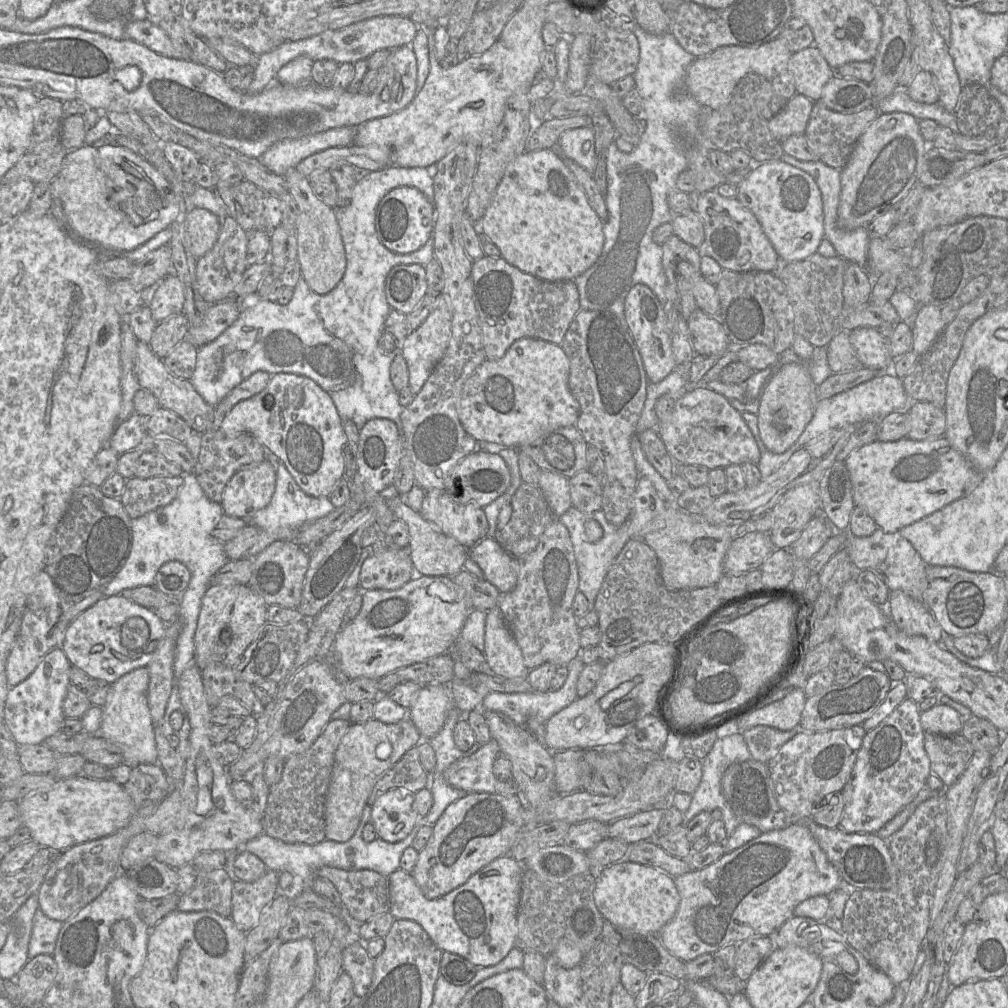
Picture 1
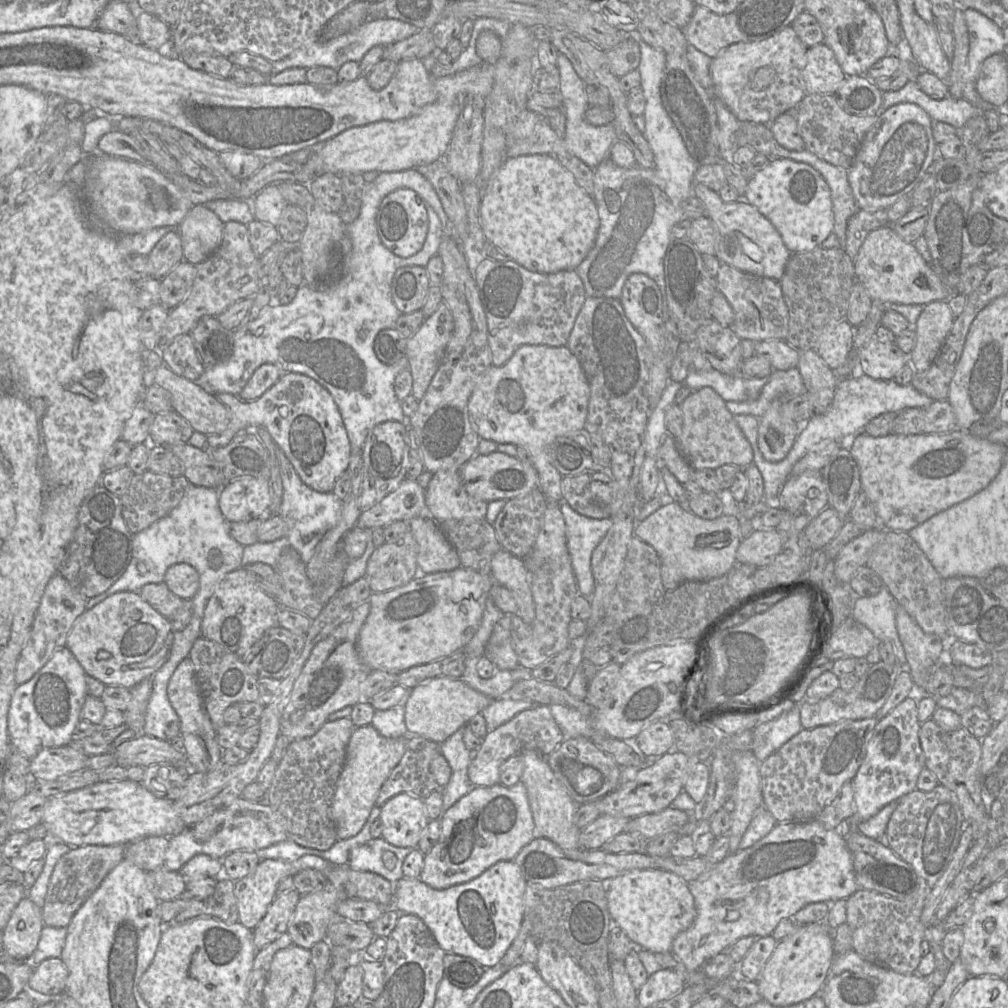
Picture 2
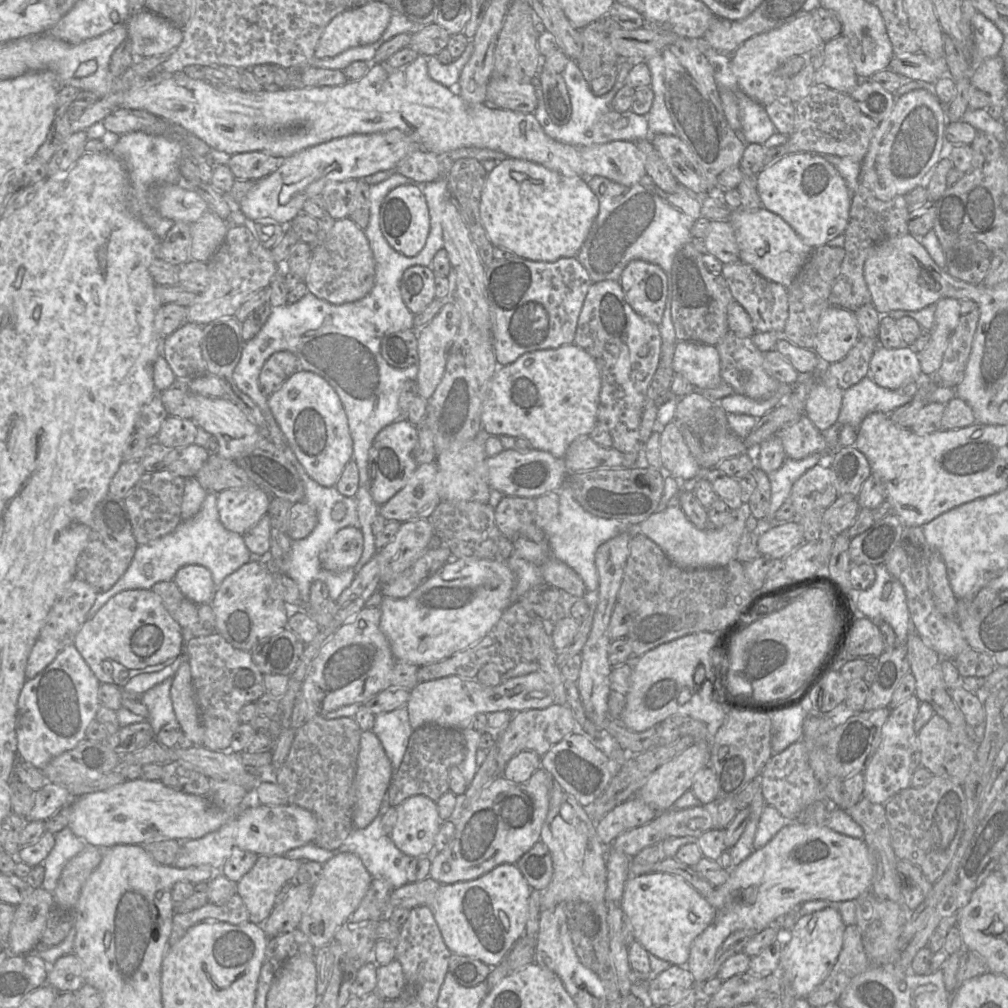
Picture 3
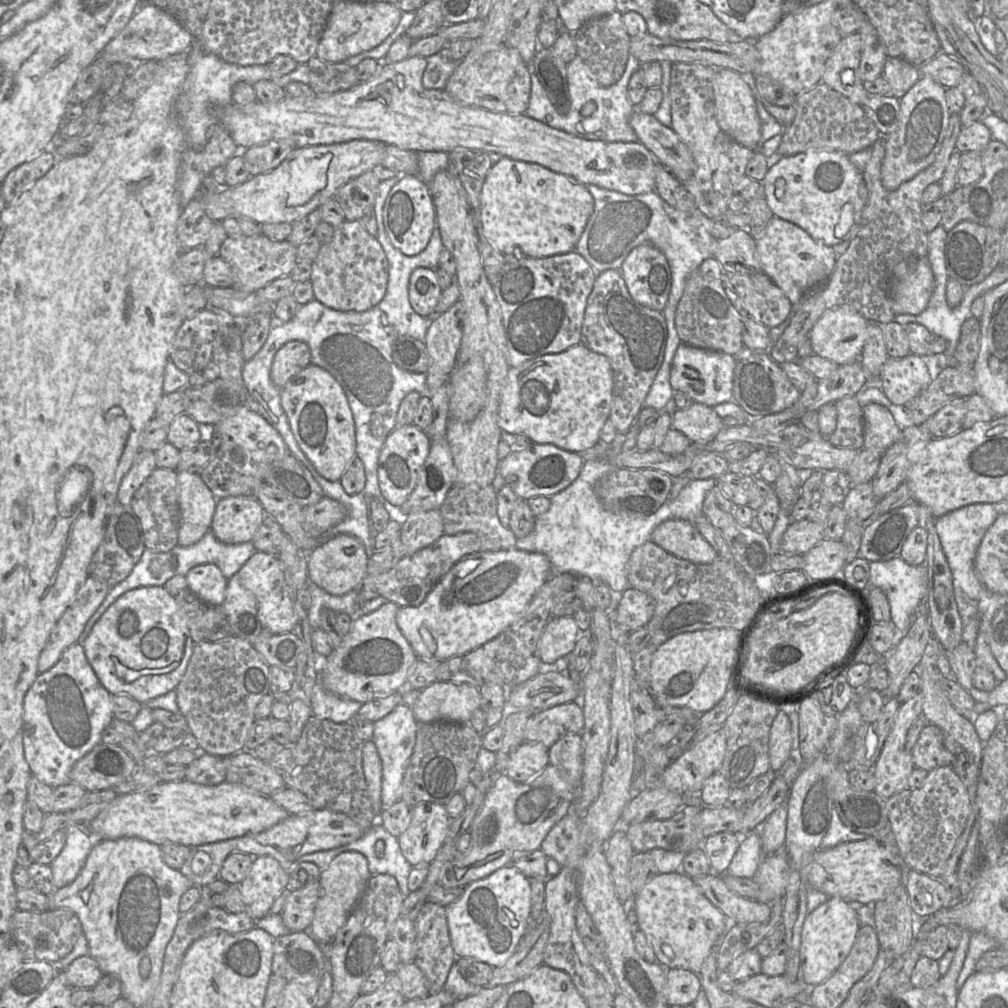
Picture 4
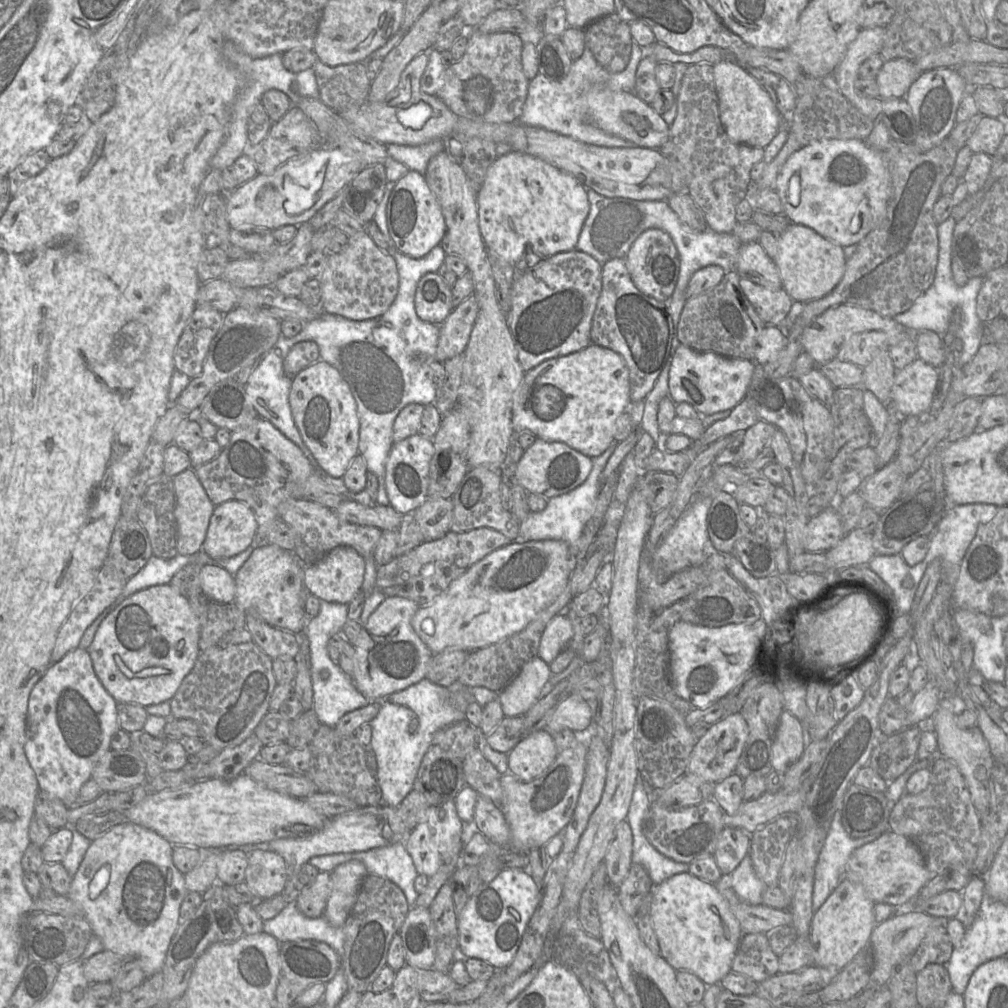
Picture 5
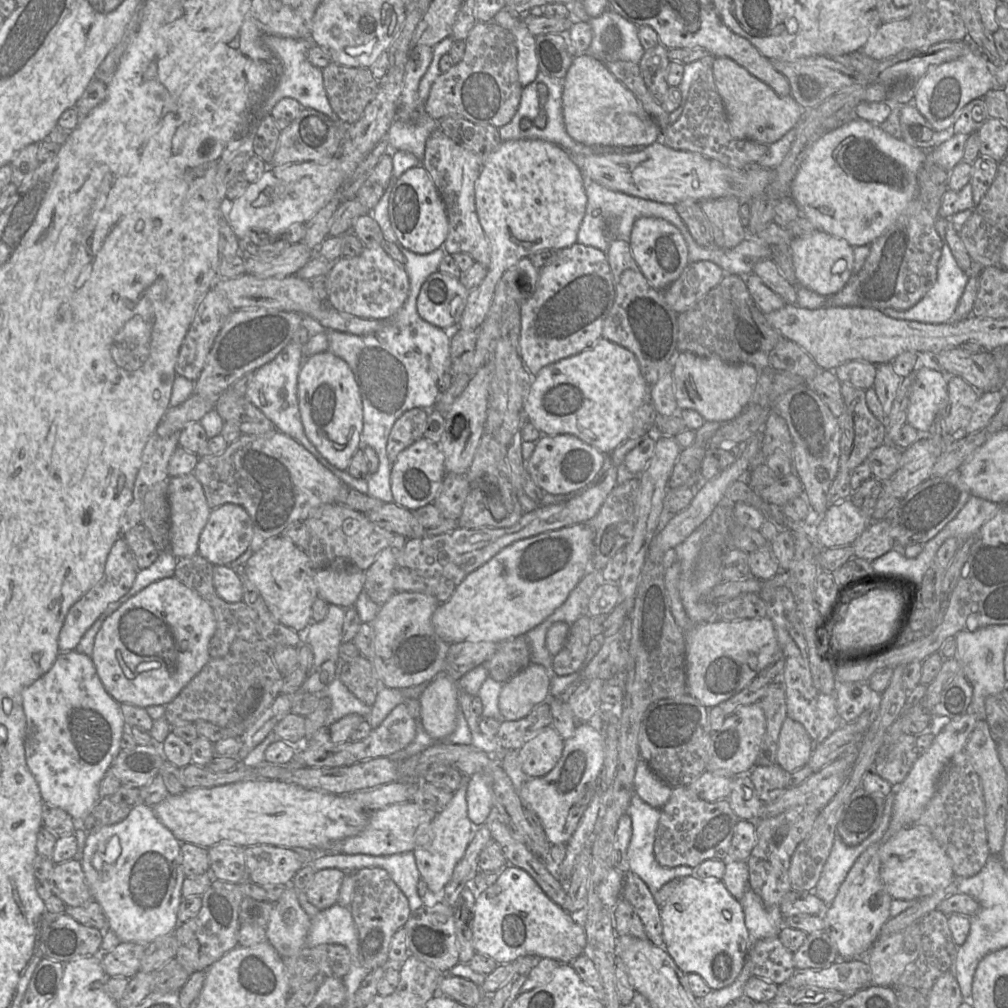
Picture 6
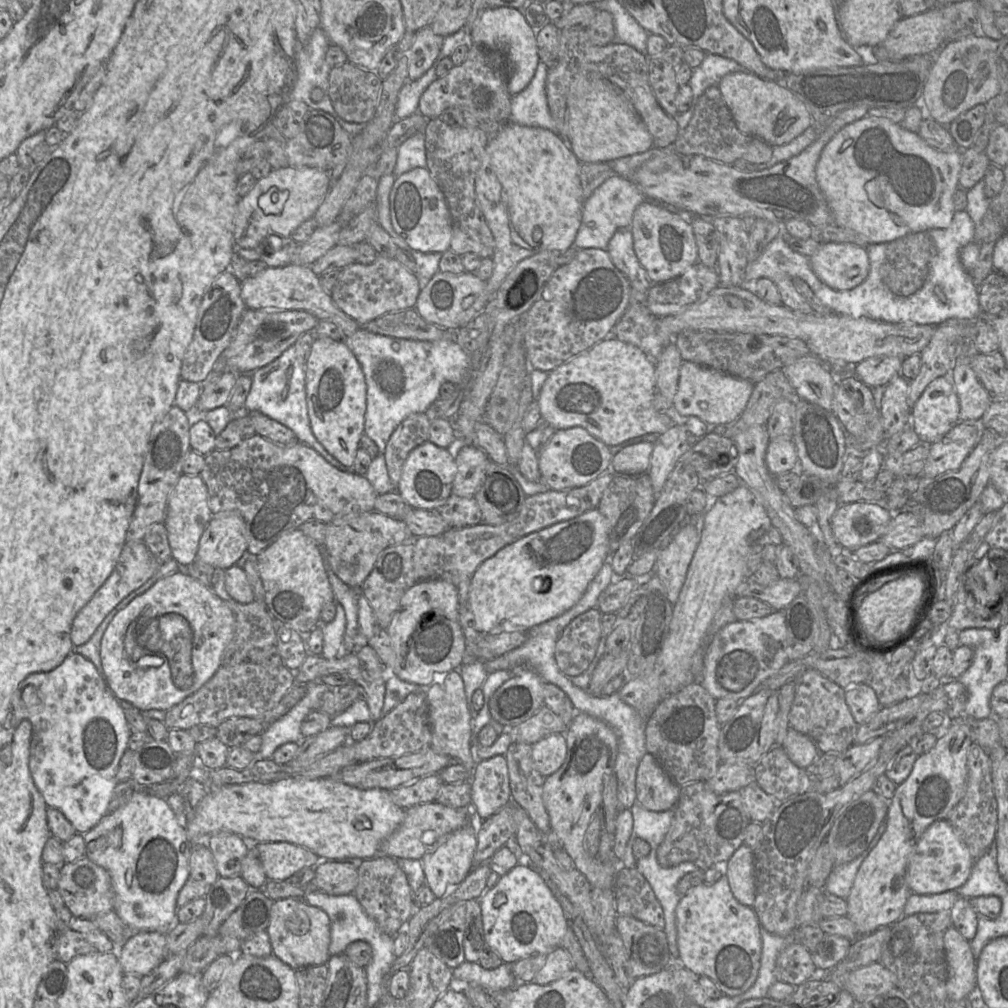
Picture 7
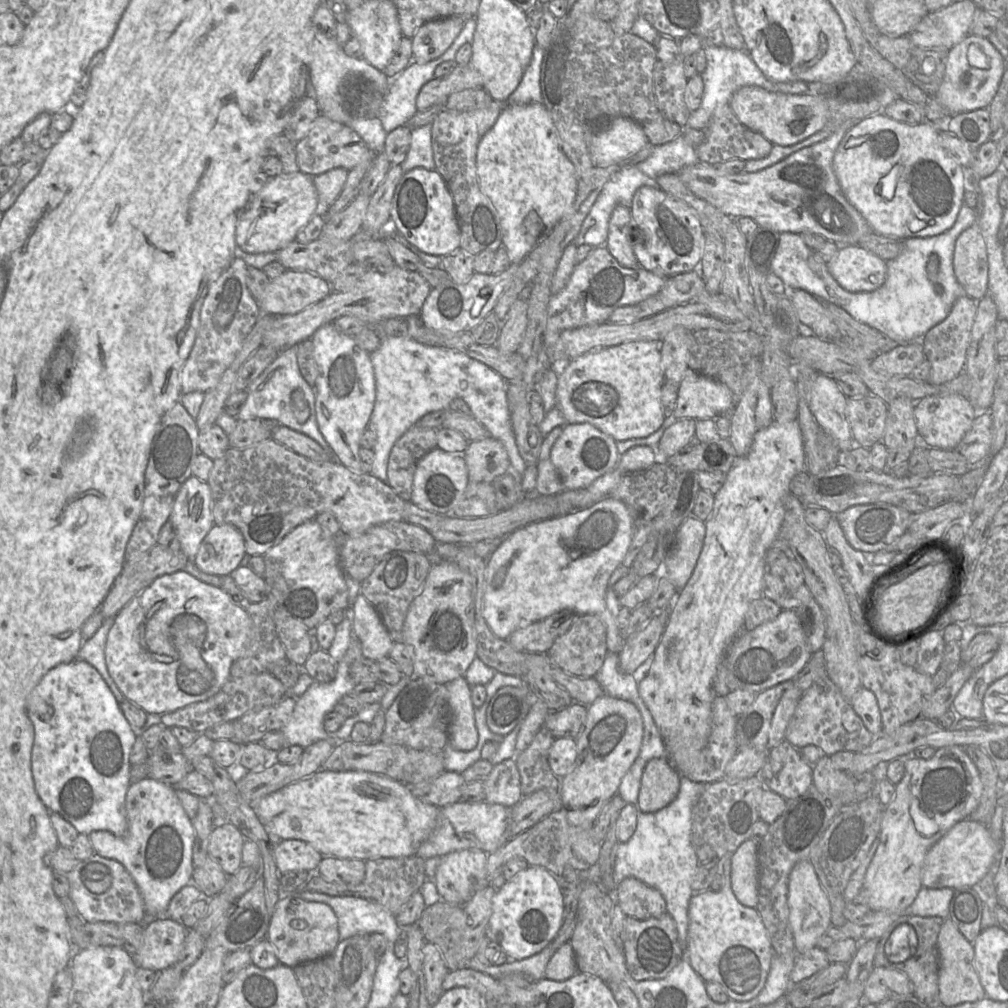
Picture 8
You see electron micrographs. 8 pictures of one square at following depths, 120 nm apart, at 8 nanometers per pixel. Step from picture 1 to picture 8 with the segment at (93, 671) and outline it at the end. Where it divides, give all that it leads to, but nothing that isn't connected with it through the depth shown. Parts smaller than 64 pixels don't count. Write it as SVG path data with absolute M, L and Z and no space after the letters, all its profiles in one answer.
M179 570L175 573L165 574L156 578L115 616L106 641L106 666L111 678L127 700L139 706L147 714L153 713L163 715L183 708L189 704L205 701L217 694L231 678L231 665L247 648L251 631L252 620L248 613L242 607L235 604L221 587L206 584L188 573L186 570Z

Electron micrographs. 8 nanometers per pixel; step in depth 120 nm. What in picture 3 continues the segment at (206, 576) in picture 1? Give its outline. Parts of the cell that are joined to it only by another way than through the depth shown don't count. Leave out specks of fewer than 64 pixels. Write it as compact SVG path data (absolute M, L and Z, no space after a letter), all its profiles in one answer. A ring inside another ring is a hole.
M207 493L202 506L193 517L182 520L175 530L147 544L137 546L132 562L126 572L108 591L98 593L87 613L87 620L114 595L130 589L151 589L156 583L174 579L177 570L186 565L201 565L210 570L218 589L223 580L252 560L252 553L245 545L243 536L227 530L220 521L217 510L217 494ZM145 564L152 565L152 574L145 576ZM173 677L165 679L142 694L148 709L146 721L151 725L155 735L168 723L176 721L176 715L170 696Z

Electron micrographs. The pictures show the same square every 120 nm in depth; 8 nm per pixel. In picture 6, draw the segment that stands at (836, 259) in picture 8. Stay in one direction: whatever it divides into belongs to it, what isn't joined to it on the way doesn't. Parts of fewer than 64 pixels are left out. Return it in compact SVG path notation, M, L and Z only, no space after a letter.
M815 231L807 236L794 237L789 248L798 285L822 296L829 297L839 292L854 273L854 247L842 238Z

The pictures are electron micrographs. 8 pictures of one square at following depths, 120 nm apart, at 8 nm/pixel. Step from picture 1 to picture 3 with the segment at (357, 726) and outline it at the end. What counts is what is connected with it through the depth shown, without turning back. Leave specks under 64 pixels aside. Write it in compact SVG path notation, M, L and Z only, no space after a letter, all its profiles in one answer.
M370 731L360 735L359 754L355 773L356 803L352 813L354 829L367 827L377 816L392 778L392 766L378 737Z

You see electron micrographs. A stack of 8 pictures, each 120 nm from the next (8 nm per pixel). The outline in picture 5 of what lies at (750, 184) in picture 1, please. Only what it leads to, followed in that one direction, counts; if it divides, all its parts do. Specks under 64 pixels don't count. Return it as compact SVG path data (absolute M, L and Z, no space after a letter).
M823 139L787 159L777 177L775 191L783 214L792 223L807 226L845 247L858 244L884 219L892 182L884 151L872 149L857 139Z

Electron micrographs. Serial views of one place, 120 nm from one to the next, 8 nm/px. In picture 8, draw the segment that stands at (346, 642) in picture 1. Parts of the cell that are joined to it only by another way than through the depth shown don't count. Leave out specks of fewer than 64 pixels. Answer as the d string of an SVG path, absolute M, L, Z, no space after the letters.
M605 497L584 509L527 524L504 537L486 559L485 567L483 617L493 634L506 640L519 628L570 609L579 615L597 615L605 626L607 650L619 654L625 638L617 626L616 616L607 605L608 581L622 563L634 529L627 506L619 500Z

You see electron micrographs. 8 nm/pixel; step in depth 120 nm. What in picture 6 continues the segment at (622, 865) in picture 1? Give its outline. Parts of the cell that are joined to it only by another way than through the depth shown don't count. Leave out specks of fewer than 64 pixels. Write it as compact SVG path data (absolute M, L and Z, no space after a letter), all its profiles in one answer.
M695 873L680 879L678 886L660 907L663 947L685 974L699 974L713 990L731 985L740 975L749 950L749 933L740 901L727 890L722 880L699 878Z

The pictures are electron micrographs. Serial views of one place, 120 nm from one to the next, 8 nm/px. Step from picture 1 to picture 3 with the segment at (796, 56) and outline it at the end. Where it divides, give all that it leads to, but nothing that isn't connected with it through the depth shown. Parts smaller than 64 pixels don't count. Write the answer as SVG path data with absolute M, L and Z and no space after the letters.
M839 35L827 41L823 63L814 73L814 84L850 95L860 81L849 55L846 38Z

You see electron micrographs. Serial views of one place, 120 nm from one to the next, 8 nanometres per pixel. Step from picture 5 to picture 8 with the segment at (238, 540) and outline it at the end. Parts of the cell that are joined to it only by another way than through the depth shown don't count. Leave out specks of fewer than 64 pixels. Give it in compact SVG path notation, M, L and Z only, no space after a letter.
M214 524L202 541L193 564L203 573L231 575L246 554L241 531L231 524Z

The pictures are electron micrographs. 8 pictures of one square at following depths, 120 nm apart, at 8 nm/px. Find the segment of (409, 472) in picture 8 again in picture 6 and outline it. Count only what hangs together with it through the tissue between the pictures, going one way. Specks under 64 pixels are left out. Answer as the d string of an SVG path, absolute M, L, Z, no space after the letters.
M412 408L404 412L393 424L387 441L387 456L393 464L398 454L424 437L428 410Z

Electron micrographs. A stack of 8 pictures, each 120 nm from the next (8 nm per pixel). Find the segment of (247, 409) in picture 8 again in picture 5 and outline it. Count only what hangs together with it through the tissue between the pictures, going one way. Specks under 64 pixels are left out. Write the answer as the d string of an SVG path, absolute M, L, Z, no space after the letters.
M280 337L280 341L276 344L276 347L280 349L281 354L278 354L276 352L266 353L259 360L259 365L257 365L258 367L256 368L257 370L259 370L255 371L254 369L248 387L245 387L245 392L248 395L253 407L257 411L259 417L270 421L288 439L294 442L309 460L314 469L314 472L316 472L326 483L334 486L339 493L341 493L345 498L349 500L359 502L362 505L371 505L373 504L373 501L366 488L356 493L349 491L348 488L345 486L342 477L335 478L321 468L309 448L302 440L300 432L294 422L289 404L289 393L292 378L288 377L283 369L284 358L287 356L289 350L297 343L299 342L296 341L296 338L291 340L284 340L282 337Z

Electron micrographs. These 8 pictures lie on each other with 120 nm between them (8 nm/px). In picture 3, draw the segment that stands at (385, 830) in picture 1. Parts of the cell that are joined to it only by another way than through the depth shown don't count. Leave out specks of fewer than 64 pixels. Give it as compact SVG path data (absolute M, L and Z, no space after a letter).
M414 795L395 809L397 821L390 839L396 848L412 858L428 855L442 822L436 803L424 795Z

